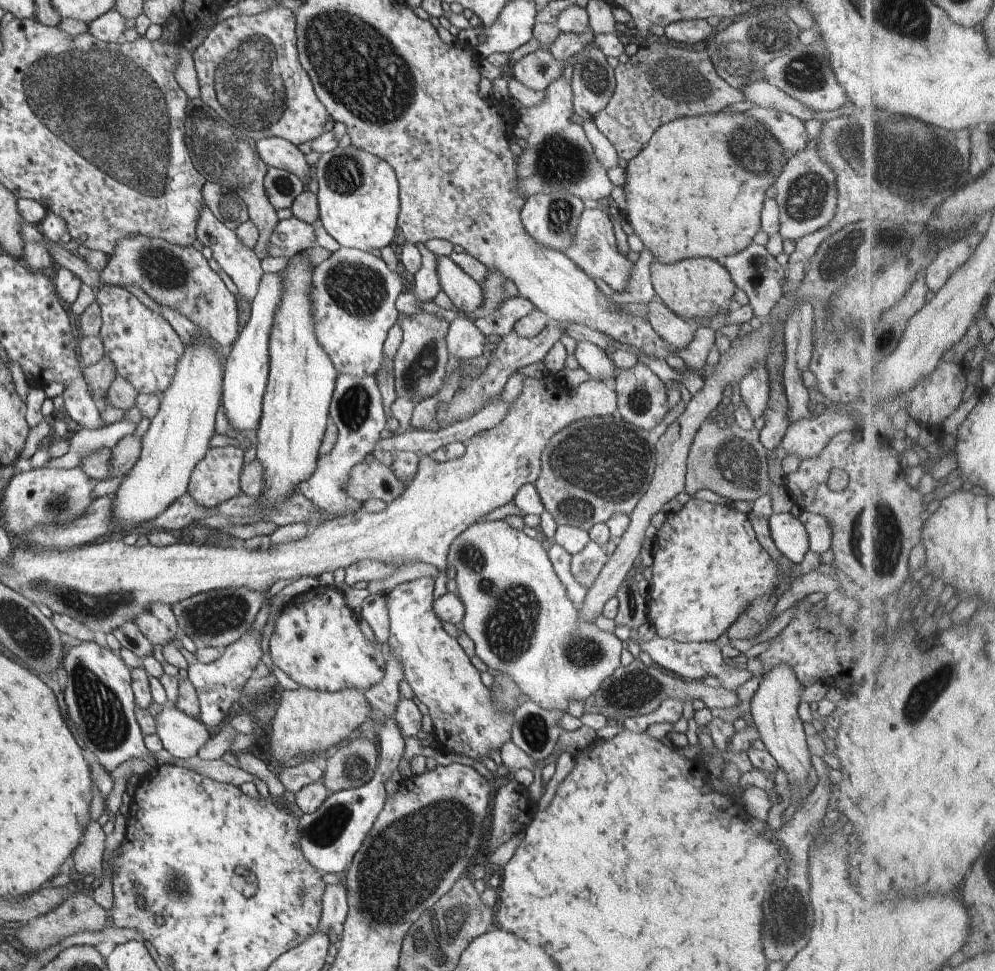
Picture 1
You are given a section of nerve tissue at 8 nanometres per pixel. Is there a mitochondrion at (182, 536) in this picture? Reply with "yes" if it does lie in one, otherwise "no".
no

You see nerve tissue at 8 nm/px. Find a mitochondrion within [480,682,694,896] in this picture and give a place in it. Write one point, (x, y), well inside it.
(534, 729)

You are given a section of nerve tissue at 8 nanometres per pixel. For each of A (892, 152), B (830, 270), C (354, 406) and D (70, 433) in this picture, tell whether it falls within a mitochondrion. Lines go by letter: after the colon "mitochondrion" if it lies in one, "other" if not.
A: mitochondrion
B: other
C: mitochondrion
D: other

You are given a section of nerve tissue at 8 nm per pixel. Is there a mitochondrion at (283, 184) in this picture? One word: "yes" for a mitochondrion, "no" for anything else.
yes

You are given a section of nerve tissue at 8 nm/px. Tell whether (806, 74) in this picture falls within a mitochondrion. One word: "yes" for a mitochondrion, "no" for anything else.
yes

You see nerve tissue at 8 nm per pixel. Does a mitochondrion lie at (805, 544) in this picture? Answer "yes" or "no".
no

